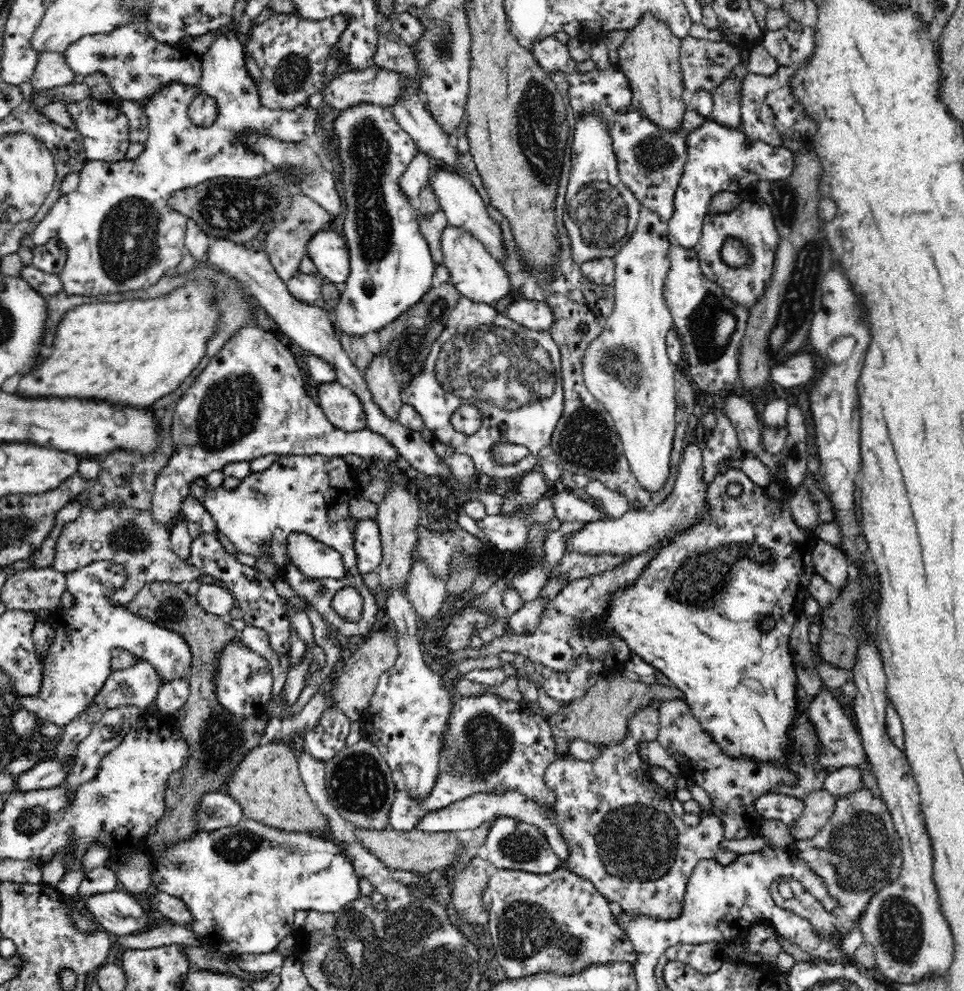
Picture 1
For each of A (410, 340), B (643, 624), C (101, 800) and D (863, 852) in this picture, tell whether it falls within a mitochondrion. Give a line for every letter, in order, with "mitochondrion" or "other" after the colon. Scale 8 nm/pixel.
A: mitochondrion
B: other
C: mitochondrion
D: mitochondrion

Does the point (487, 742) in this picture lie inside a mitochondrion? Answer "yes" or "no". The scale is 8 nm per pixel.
yes

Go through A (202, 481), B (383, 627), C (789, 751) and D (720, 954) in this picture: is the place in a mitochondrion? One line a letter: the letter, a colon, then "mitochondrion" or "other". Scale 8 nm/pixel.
A: other
B: other
C: other
D: other

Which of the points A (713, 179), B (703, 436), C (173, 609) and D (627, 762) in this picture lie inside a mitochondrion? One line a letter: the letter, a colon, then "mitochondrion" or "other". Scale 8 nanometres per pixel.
A: other
B: other
C: mitochondrion
D: other

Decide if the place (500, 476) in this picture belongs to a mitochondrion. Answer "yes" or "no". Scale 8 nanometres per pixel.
no

